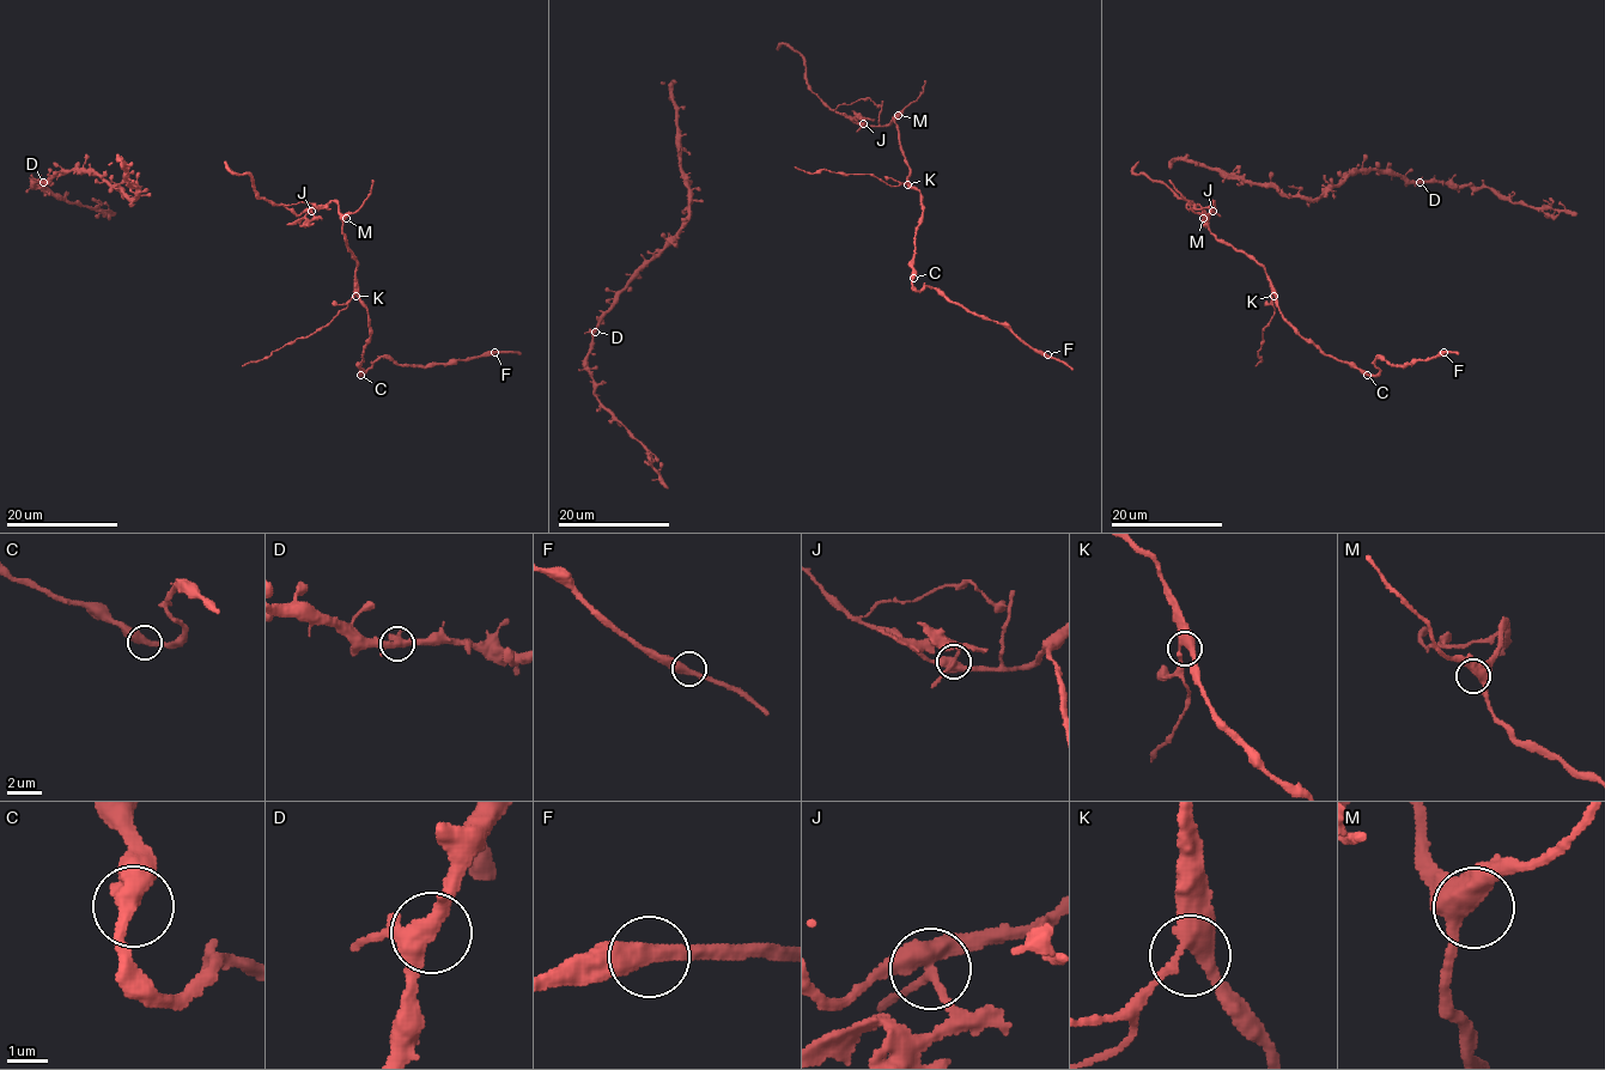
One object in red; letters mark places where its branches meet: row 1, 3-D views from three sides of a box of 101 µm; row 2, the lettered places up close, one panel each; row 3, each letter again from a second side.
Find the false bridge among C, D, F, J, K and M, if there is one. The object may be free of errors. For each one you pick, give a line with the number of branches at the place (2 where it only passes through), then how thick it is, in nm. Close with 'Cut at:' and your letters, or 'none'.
J: Branches: 4. Thickness 420 nm
Cut at: J

